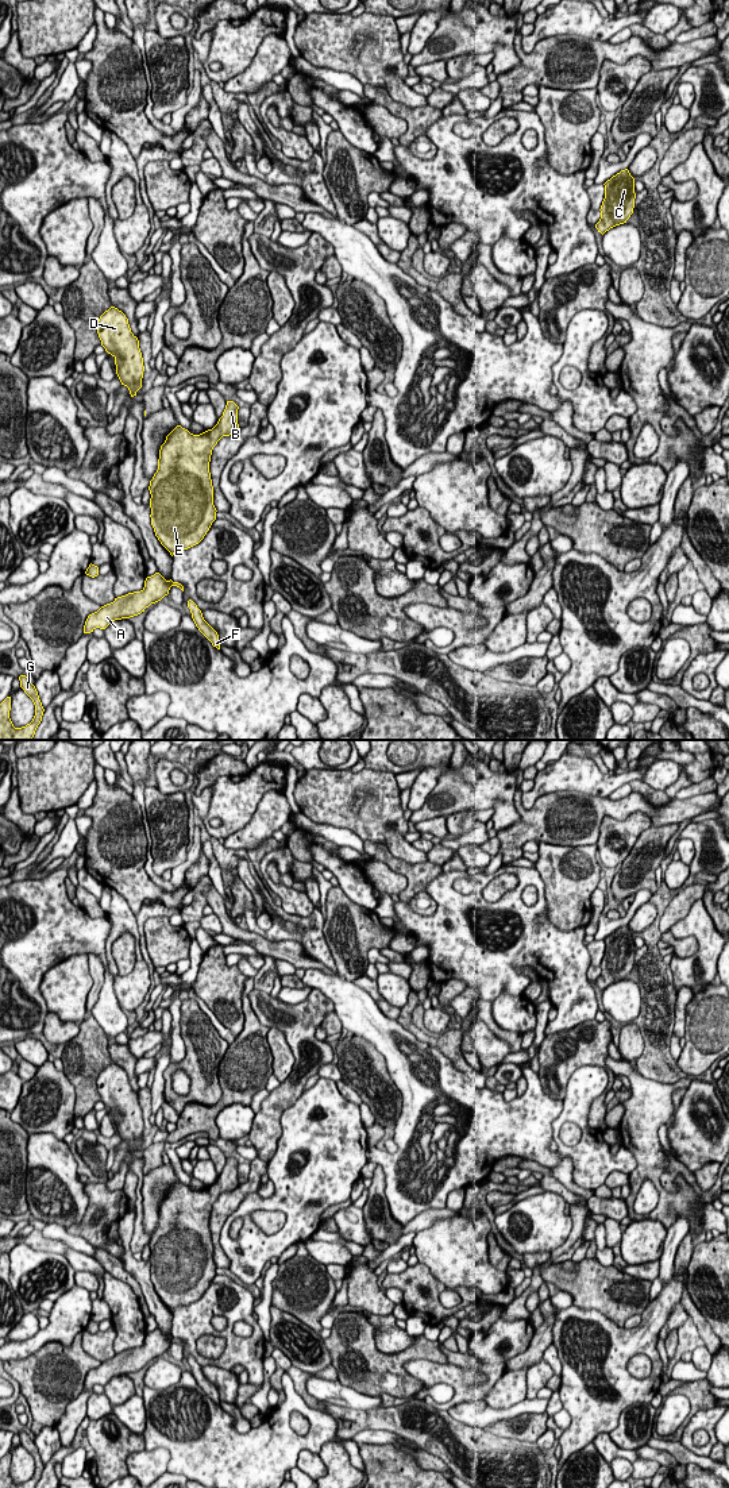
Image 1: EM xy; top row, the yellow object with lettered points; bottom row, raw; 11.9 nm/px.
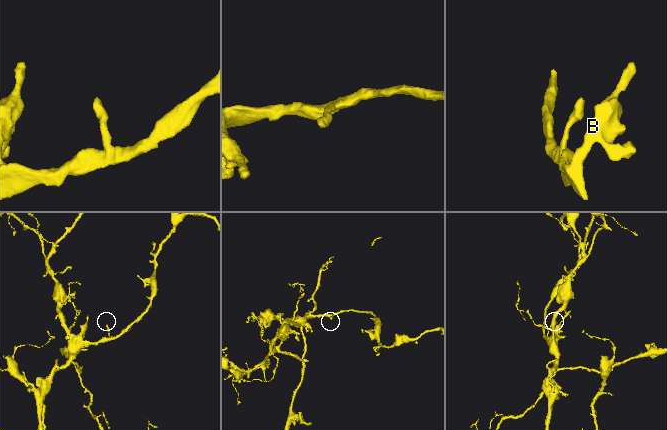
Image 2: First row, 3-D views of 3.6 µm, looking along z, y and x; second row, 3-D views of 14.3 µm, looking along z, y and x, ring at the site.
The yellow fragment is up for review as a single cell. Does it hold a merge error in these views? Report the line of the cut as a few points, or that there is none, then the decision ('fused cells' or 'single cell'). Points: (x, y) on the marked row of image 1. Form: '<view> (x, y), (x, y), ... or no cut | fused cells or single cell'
xy (173, 582), (170, 585) | fused cells

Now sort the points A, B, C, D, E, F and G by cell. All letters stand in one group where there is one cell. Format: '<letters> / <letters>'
A B C D E G / F

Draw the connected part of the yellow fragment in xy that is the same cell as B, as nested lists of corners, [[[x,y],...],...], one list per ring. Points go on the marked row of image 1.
[[[227,401],[223,416],[217,424],[200,435],[177,425],[167,436],[159,450],[158,470],[150,481],[151,525],[161,544],[173,556],[178,550],[188,550],[198,544],[212,523],[216,520],[213,505],[213,486],[209,473],[209,462],[213,447],[223,436],[239,431],[239,406]]]

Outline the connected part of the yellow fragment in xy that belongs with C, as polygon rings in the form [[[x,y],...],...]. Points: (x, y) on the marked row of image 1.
[[[621,170],[605,184],[605,198],[601,205],[601,219],[595,228],[602,235],[610,228],[626,223],[634,208],[634,178],[629,170]]]

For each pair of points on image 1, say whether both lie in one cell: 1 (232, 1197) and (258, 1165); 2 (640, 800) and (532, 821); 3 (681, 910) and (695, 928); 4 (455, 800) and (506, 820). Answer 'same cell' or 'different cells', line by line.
1: same cell
2: same cell
3: different cells
4: same cell

